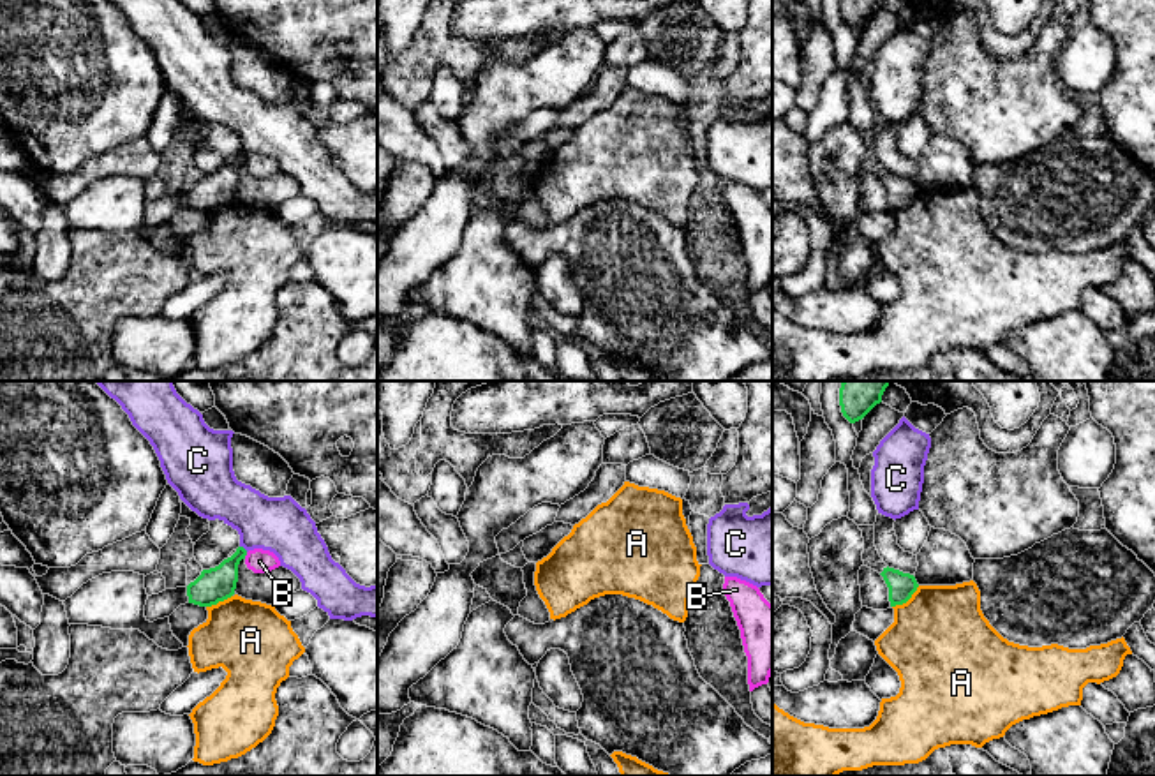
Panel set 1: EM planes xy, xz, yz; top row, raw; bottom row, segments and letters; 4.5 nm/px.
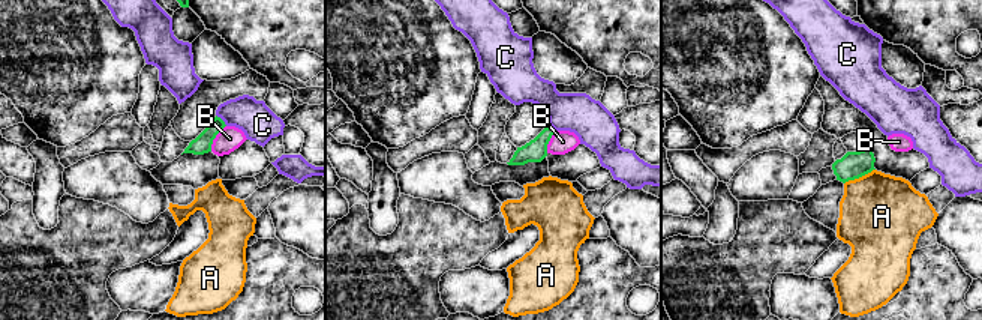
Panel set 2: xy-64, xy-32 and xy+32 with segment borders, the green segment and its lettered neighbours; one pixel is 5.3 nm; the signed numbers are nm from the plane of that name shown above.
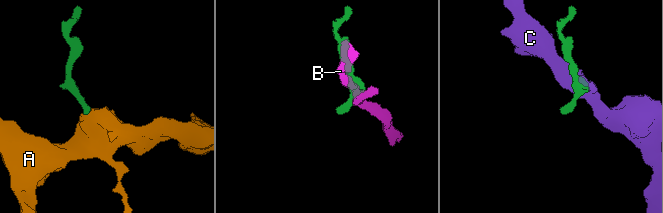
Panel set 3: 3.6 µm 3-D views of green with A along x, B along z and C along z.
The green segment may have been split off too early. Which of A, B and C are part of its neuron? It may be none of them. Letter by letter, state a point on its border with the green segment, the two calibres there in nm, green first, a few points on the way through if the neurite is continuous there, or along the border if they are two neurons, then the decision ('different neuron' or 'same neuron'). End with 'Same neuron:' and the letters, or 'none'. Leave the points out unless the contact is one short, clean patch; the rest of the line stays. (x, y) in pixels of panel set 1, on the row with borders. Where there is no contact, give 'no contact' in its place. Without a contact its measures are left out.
A: yz (907, 600) | 120/460 nm | along yz (919, 586), (905, 602), (893, 607) | different neuron
B: xy (245, 554) | 160/110 nm | different neuron
C: xy (242, 547) | 160/260 nm | different neuron
Same neuron: none

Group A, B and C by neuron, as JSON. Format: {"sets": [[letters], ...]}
{"sets": [["A"], ["B"], ["C"]]}

